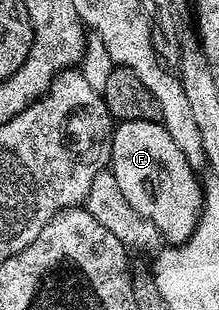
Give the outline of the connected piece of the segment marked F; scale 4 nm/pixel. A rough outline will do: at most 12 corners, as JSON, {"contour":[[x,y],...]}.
{"contour":[[121,120],[110,171],[172,246],[200,221],[202,184],[162,123]]}

